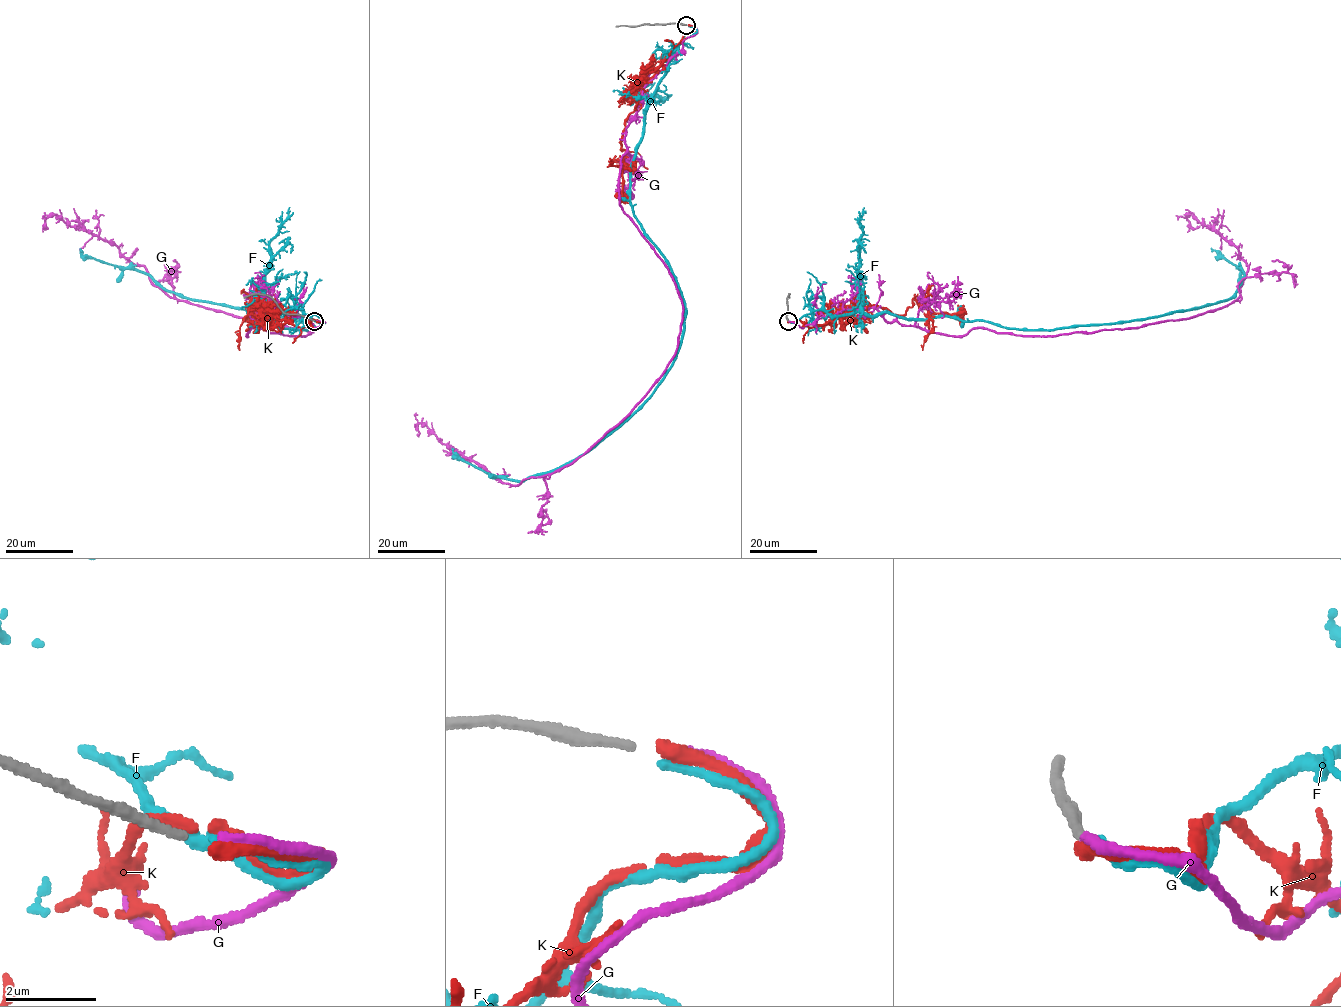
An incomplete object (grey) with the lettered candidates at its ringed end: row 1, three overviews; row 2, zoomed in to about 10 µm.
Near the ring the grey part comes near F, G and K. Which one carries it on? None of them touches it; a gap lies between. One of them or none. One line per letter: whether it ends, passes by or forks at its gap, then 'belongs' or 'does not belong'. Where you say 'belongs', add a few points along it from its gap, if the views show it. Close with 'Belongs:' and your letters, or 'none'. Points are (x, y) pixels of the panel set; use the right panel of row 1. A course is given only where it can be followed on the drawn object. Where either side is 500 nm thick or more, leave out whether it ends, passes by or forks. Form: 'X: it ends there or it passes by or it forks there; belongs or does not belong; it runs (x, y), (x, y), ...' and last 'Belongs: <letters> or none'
F: it ends there; does not belong
G: it ends there; belongs; it runs (787, 320), (872, 308), (955, 336), (1057, 336), (1192, 318), (1236, 300), (1248, 269), (1199, 226)
K: it ends there; does not belong
Belongs: G

